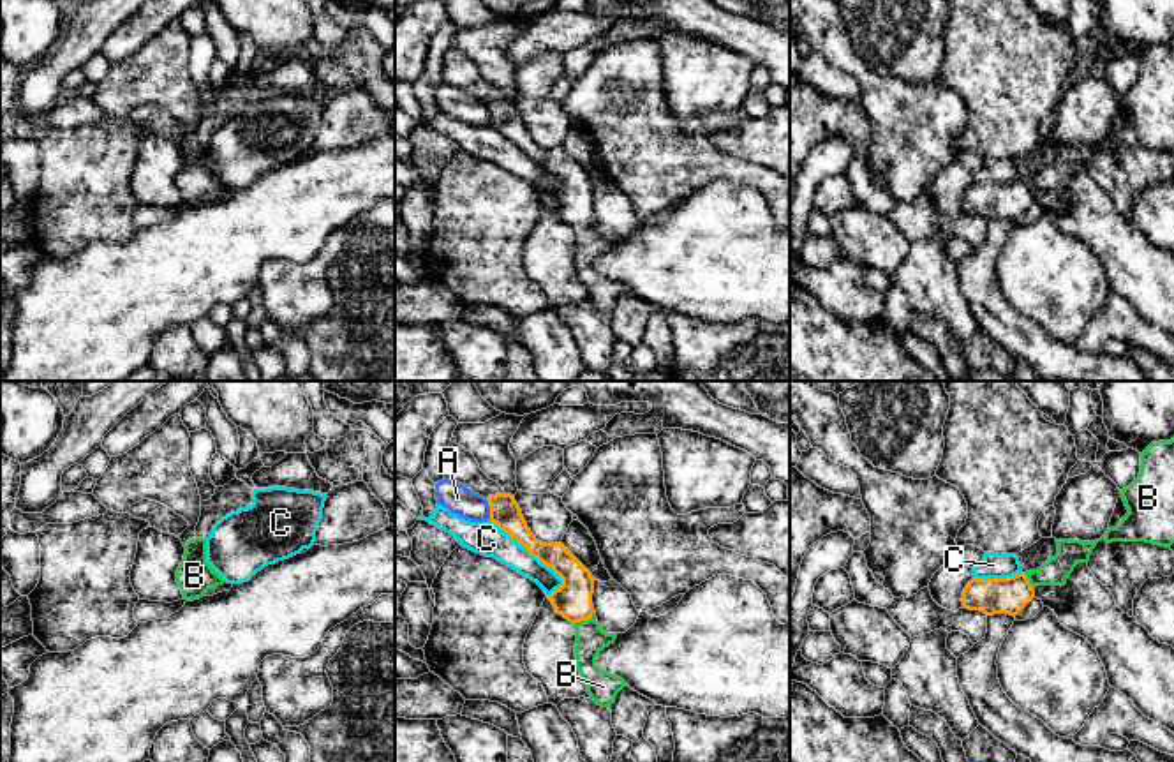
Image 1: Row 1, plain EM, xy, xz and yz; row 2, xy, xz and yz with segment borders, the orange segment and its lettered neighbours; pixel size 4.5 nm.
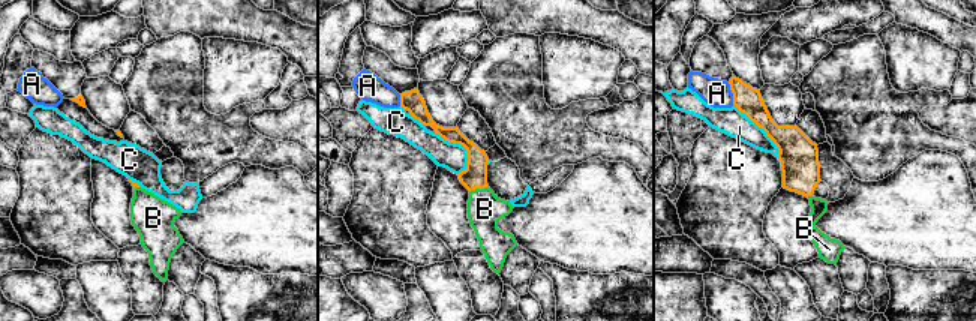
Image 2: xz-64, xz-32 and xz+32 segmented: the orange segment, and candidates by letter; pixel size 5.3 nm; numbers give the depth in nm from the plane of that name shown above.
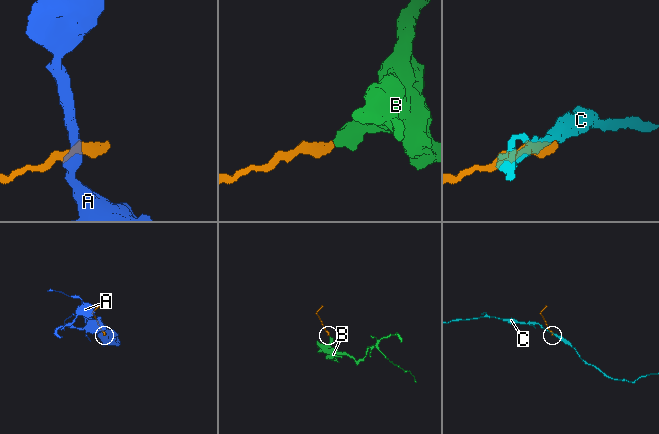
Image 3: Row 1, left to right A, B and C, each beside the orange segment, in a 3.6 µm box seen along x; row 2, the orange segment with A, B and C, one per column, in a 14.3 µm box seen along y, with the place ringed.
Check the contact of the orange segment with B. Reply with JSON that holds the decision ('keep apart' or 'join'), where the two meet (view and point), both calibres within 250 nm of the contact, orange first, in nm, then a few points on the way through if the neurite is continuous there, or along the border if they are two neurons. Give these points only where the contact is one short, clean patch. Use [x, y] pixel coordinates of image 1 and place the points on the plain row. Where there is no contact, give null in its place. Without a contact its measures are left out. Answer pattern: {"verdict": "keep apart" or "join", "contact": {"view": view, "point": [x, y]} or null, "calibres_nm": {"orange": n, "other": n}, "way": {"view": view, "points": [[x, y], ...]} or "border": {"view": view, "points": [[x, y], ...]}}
{"verdict": "join", "contact": {"view": "xz", "point": [580, 224]}, "calibres_nm": {"orange": 180, "other": 140}, "way": {"view": "xz", "points": [[573, 205], [580, 224], [591, 244]]}}

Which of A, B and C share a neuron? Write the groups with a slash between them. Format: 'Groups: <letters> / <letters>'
Groups: A / B / C

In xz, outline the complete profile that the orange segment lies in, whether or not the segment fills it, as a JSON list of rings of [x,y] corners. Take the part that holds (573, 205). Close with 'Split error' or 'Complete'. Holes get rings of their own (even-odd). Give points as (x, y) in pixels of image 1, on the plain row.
[[[495,99],[487,106],[490,125],[562,183],[562,190],[548,199],[548,205],[555,217],[575,231],[576,273],[587,289],[587,298],[598,310],[610,314],[617,298],[628,289],[622,282],[596,270],[598,259],[615,247],[617,238],[603,236],[592,224],[594,183],[591,176],[562,148],[541,148],[531,138],[515,101]]]. Split error

